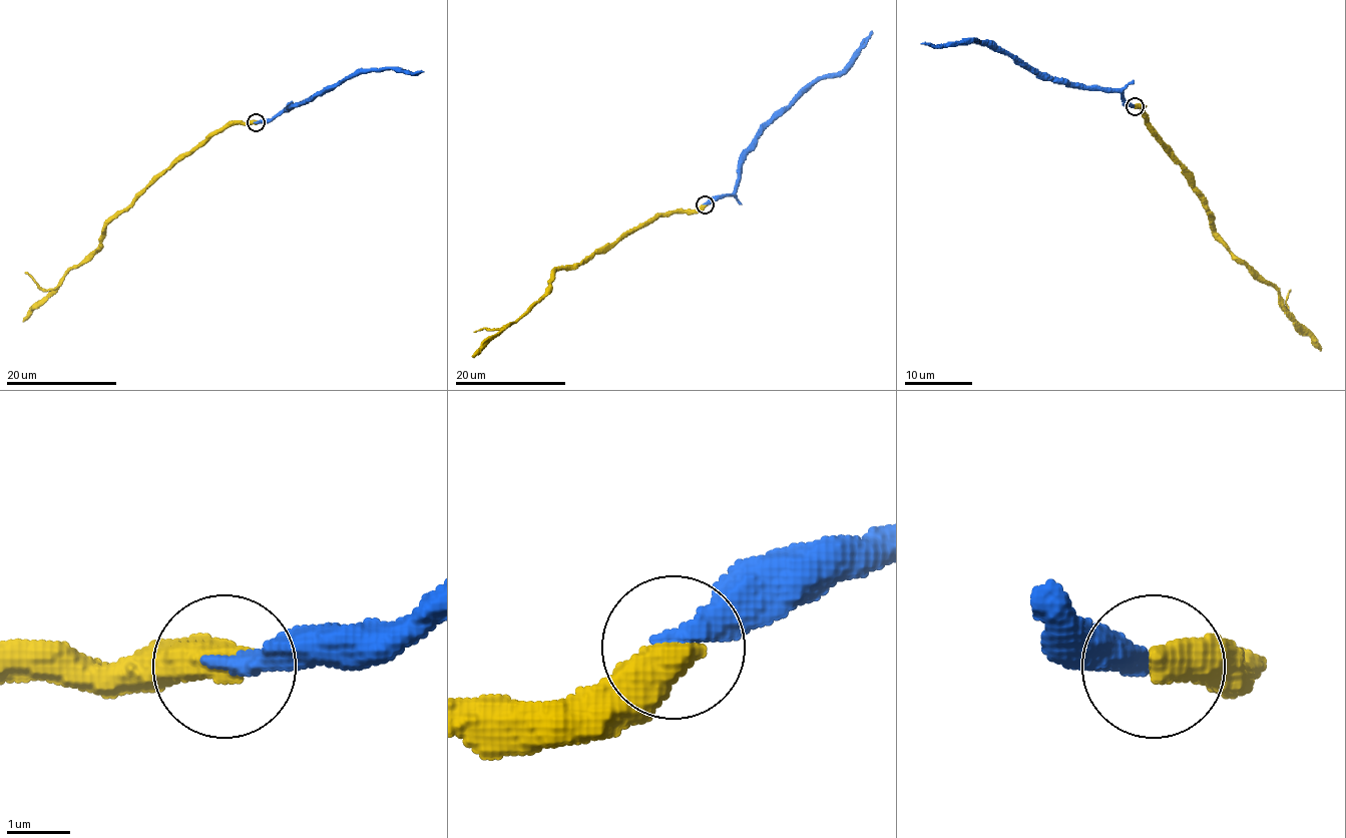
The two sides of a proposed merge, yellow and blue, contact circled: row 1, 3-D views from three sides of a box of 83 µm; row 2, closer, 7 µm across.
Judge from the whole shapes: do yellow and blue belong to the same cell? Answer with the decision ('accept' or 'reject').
accept

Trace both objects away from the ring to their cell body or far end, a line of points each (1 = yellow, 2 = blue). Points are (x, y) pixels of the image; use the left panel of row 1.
1: (255, 122), (229, 122), (187, 152), (180, 154), (105, 226), (105, 236), (97, 247), (67, 273), (23, 321)
2: (255, 122), (265, 122), (291, 107), (321, 96), (361, 72), (389, 68), (423, 71)

